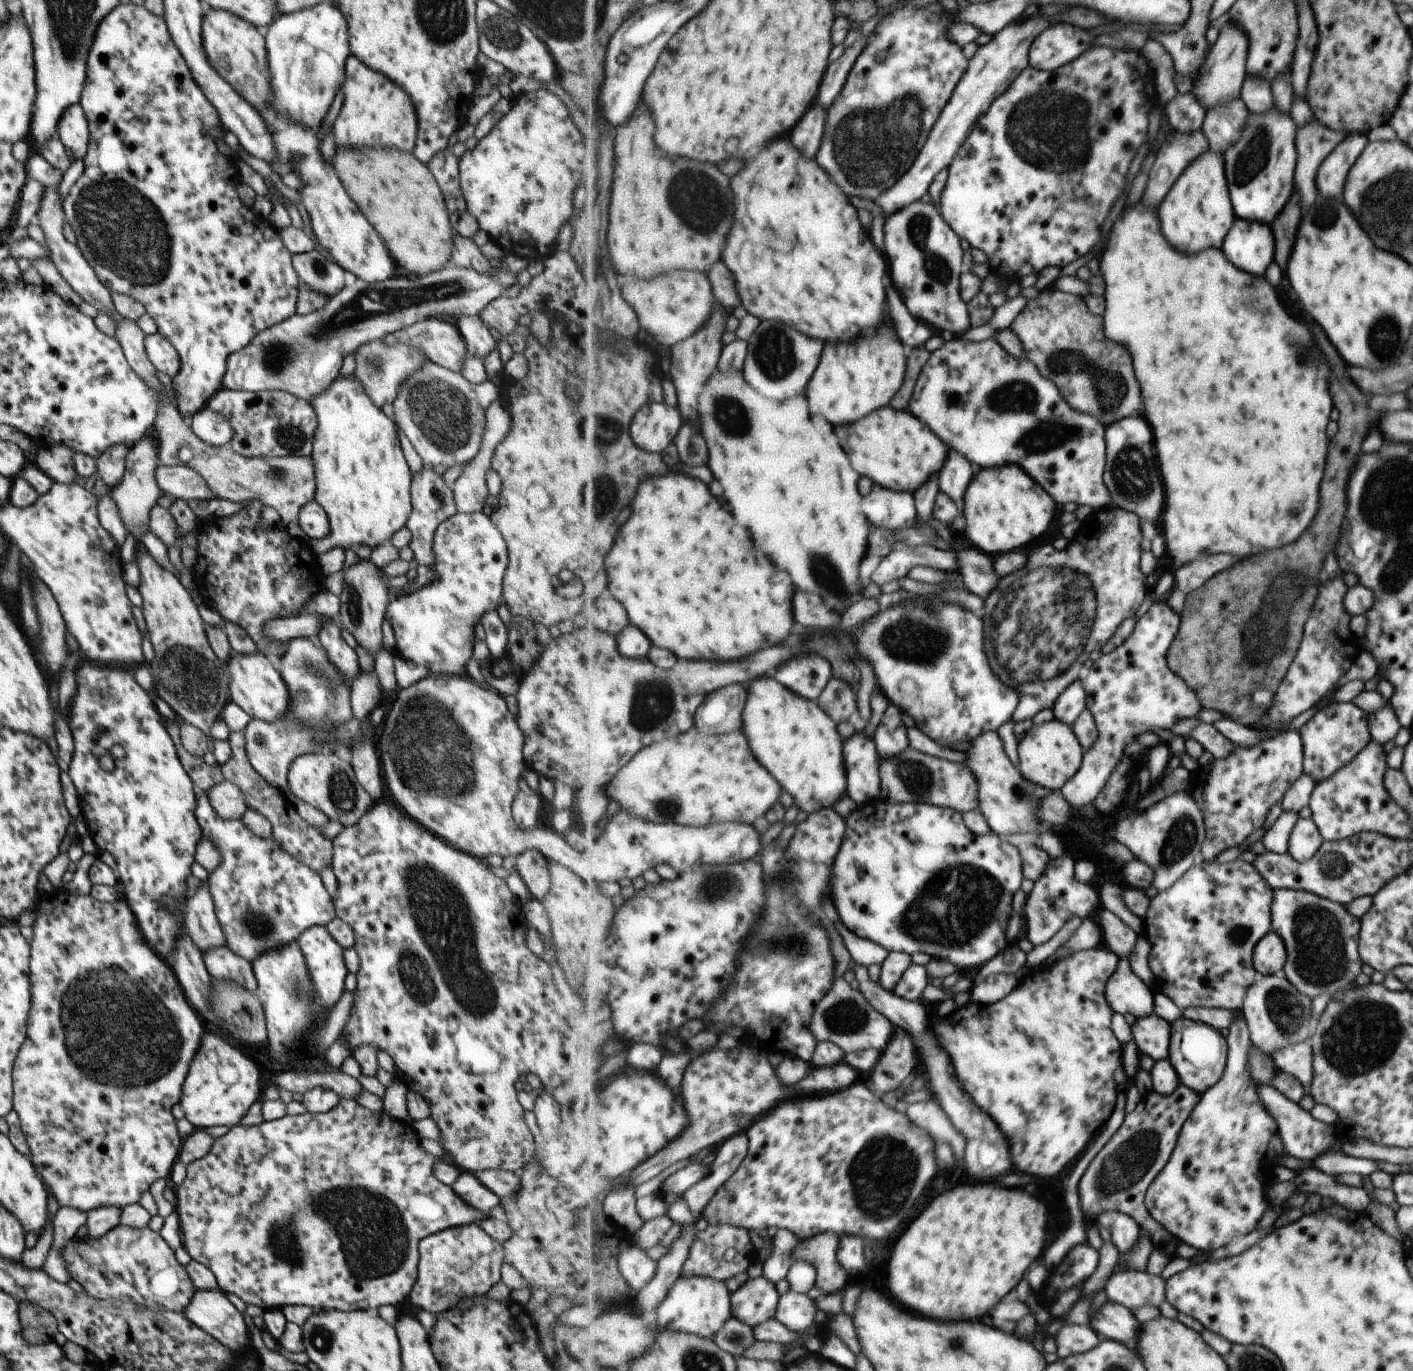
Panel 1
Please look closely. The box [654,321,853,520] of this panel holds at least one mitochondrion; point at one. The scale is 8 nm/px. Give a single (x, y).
(735, 422)

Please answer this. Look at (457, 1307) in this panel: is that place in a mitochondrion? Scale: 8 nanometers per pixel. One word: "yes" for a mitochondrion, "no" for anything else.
no

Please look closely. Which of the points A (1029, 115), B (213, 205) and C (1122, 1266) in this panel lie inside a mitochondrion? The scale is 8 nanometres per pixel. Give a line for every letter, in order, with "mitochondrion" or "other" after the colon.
A: mitochondrion
B: other
C: other

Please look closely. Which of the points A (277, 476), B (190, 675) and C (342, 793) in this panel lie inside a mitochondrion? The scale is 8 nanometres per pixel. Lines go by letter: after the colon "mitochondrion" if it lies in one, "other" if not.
A: mitochondrion
B: mitochondrion
C: mitochondrion

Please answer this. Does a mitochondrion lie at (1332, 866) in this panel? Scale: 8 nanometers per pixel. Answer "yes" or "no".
yes

